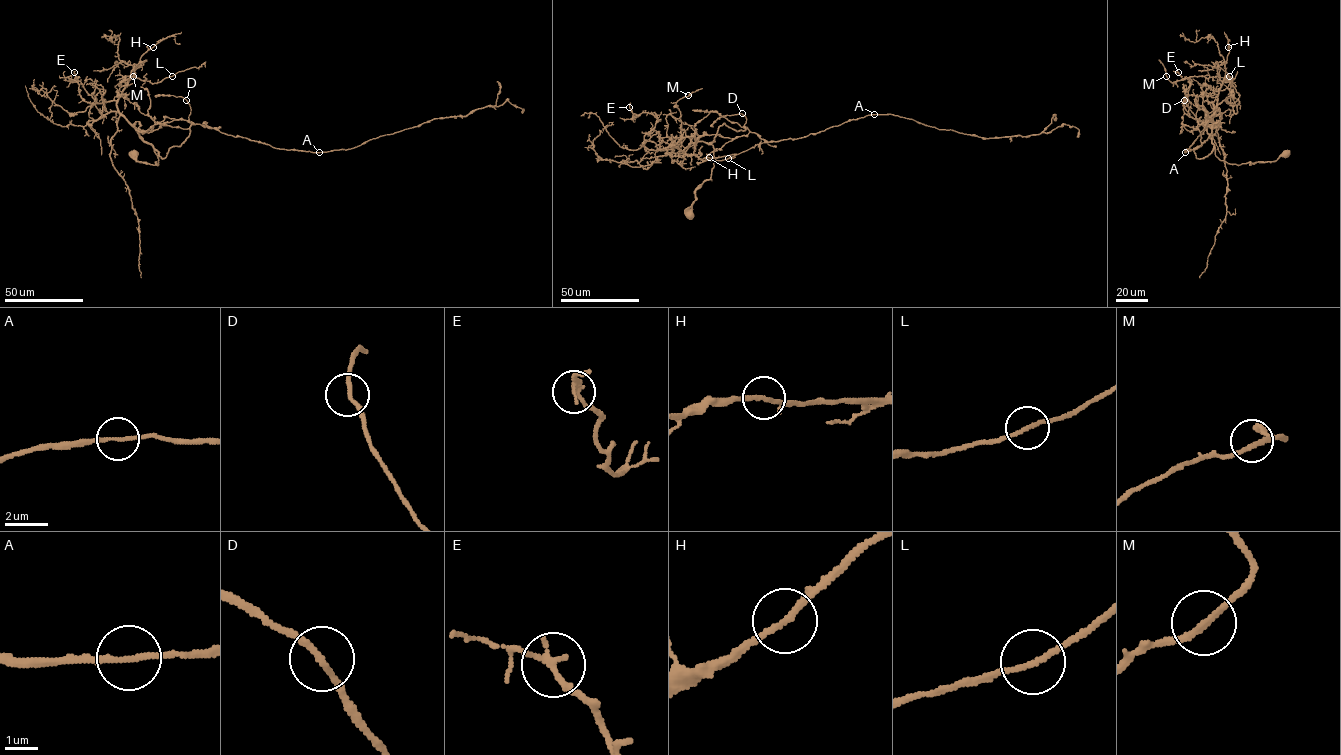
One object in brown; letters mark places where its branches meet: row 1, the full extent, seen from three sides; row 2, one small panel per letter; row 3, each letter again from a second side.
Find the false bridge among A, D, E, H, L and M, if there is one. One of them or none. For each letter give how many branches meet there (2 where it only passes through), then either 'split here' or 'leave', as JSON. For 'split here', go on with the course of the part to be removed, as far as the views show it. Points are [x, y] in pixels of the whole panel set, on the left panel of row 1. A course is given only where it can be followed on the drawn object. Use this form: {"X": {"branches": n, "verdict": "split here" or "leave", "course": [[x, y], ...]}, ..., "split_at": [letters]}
{"A": {"branches": 2, "verdict": "leave"}, "D": {"branches": 2, "verdict": "leave"}, "E": {"branches": 2, "verdict": "leave"}, "H": {"branches": 2, "verdict": "leave"}, "L": {"branches": 2, "verdict": "leave"}, "M": {"branches": 2, "verdict": "leave"}, "split_at": []}

